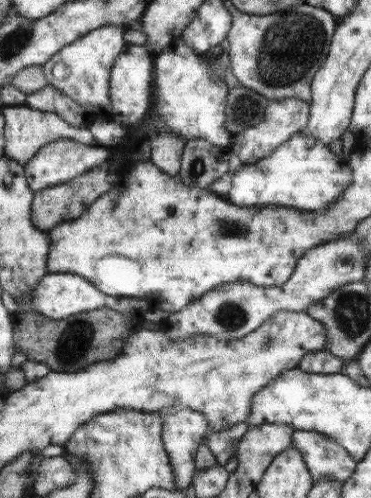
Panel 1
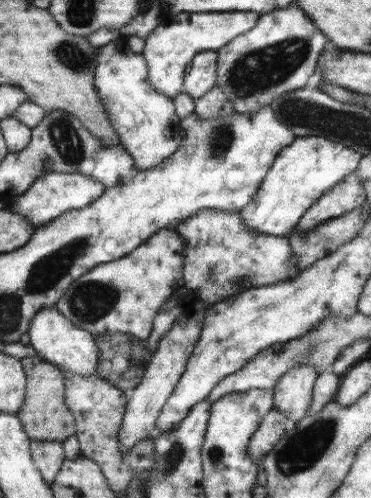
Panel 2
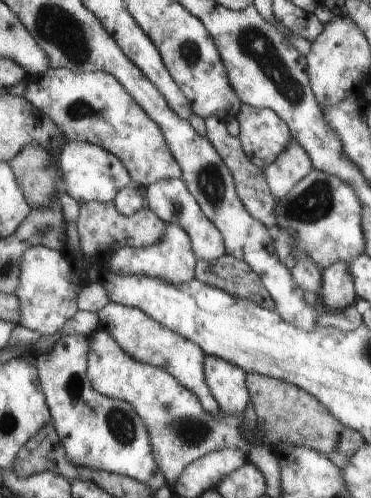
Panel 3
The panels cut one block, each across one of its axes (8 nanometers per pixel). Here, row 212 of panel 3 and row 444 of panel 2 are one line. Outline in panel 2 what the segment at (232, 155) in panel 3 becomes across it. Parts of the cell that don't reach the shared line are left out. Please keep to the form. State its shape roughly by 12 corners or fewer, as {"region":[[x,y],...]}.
{"region":[[281,412],[263,416],[249,440],[249,458],[261,462],[295,428]]}

